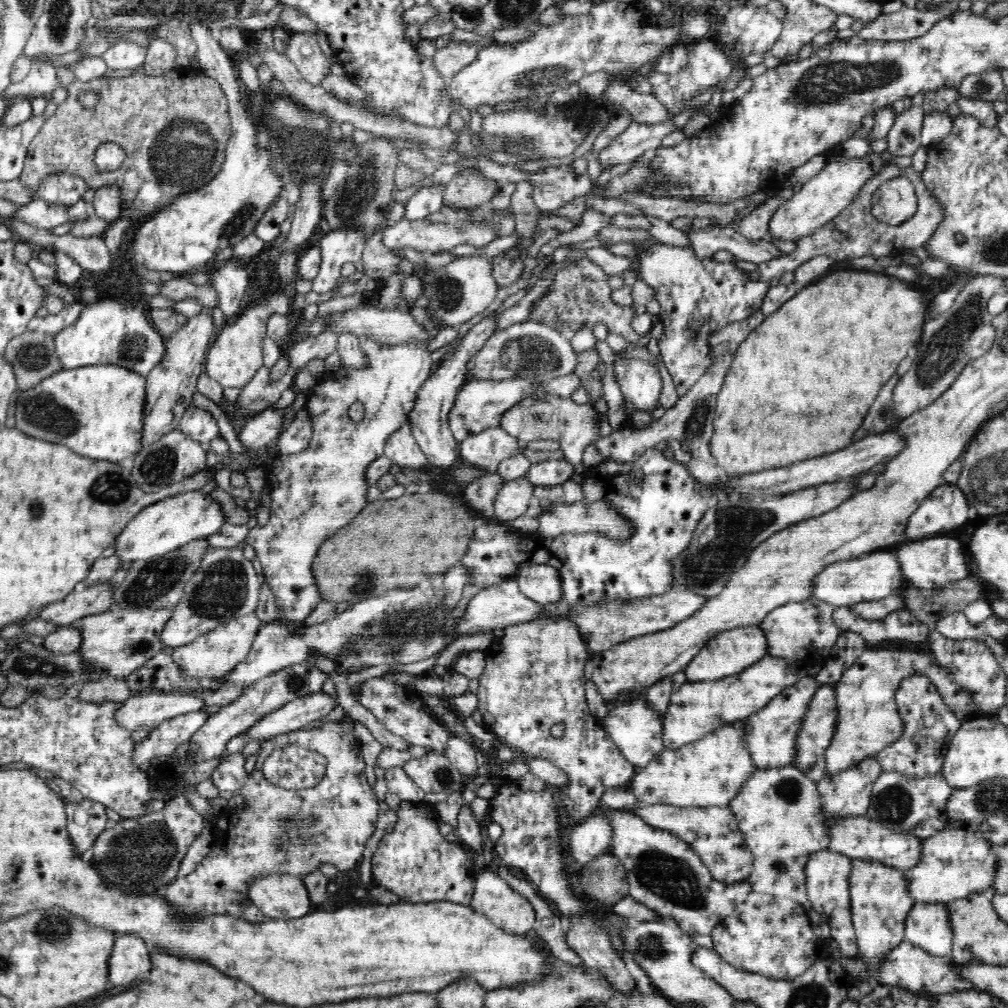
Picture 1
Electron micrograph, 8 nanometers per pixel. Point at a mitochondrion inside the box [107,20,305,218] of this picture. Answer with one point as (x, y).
(182, 154)

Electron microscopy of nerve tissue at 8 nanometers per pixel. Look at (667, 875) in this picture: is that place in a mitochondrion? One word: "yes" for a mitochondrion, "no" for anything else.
yes

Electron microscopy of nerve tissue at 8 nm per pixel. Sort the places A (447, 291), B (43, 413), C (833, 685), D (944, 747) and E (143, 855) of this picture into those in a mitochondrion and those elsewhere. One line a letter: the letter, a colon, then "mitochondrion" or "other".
A: mitochondrion
B: mitochondrion
C: other
D: other
E: mitochondrion

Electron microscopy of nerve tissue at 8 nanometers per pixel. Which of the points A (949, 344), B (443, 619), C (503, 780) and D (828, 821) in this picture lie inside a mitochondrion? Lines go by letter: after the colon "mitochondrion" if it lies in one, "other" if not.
A: mitochondrion
B: mitochondrion
C: other
D: other

